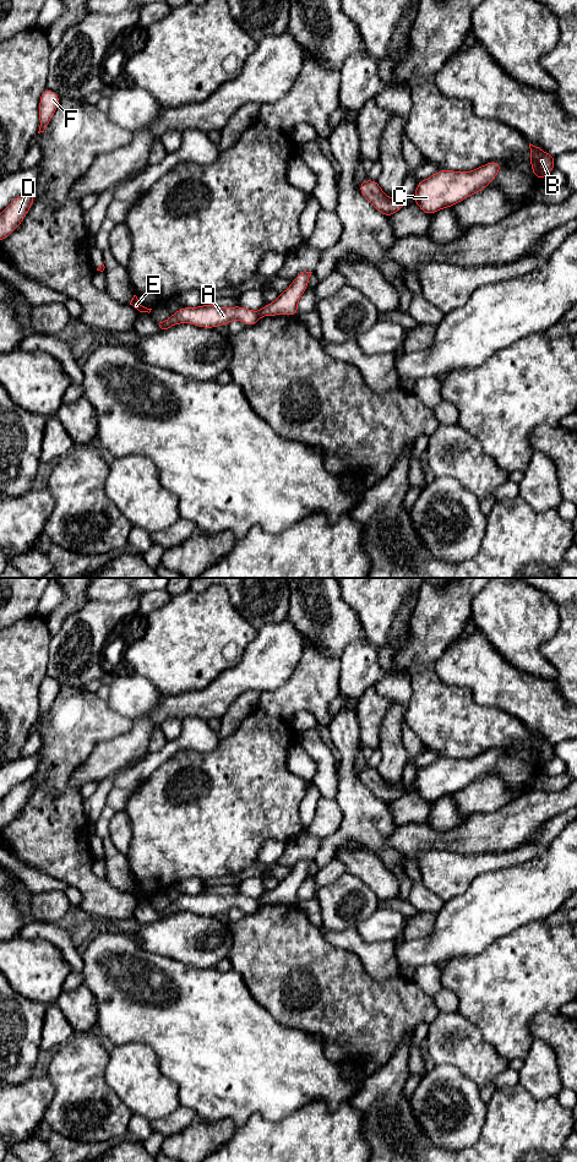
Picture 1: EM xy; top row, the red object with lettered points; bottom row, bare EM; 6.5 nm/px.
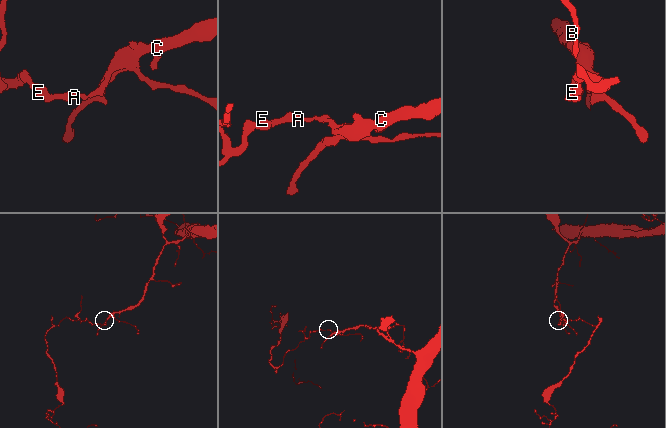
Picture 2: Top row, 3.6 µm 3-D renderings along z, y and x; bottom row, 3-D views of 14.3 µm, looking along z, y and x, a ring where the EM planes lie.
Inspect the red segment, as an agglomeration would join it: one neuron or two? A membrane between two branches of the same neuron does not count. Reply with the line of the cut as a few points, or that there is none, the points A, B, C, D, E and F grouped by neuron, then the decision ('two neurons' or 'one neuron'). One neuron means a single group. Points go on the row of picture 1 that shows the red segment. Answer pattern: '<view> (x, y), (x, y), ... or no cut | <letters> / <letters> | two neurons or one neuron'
xy (257, 312), (260, 316) | A D E F / B C | two neurons

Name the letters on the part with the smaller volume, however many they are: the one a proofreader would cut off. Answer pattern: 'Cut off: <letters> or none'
Cut off: A, D, E, F

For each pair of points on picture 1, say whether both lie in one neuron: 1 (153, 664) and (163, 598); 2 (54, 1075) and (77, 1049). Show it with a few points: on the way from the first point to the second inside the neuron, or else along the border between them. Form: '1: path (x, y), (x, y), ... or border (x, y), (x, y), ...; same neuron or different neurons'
1: border (172, 596), (146, 616), (137, 612); different neurons
2: path (60, 1069), (74, 1056); same neuron

